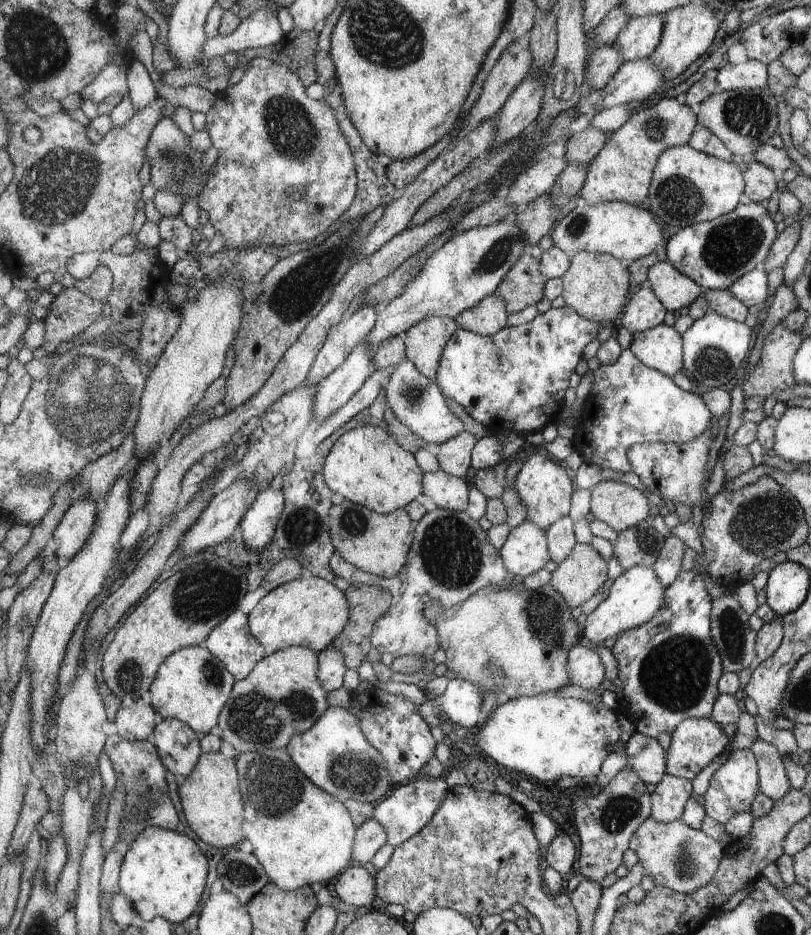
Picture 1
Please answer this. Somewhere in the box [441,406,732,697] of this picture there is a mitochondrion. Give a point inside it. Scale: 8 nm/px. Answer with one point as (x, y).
(544, 621)

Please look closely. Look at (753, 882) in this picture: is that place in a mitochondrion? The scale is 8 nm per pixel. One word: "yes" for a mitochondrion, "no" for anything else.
no

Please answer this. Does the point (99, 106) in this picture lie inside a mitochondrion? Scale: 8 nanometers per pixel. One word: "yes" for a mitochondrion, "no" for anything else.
no

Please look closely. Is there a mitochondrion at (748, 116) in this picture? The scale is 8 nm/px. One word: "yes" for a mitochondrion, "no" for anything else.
yes

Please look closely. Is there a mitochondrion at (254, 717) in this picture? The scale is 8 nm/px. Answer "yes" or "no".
yes

